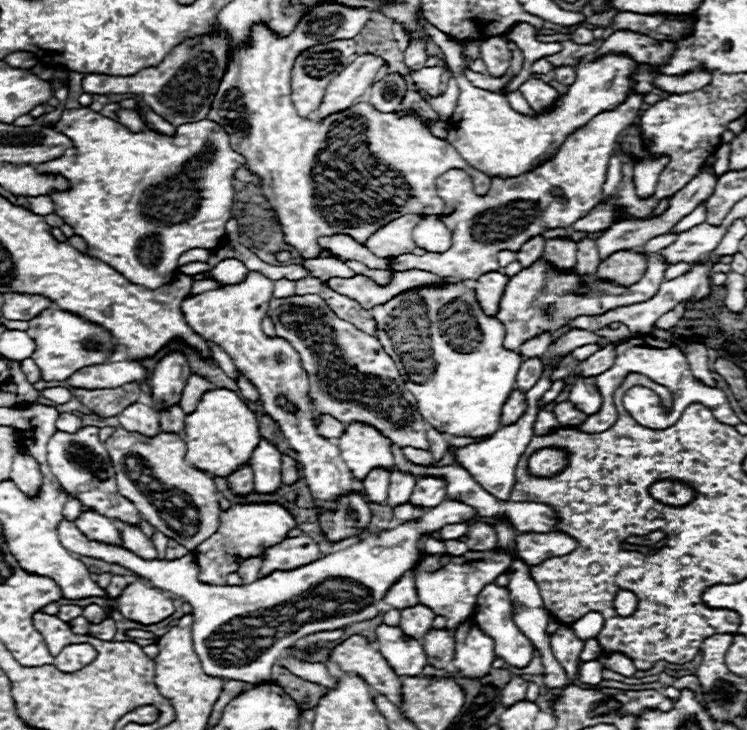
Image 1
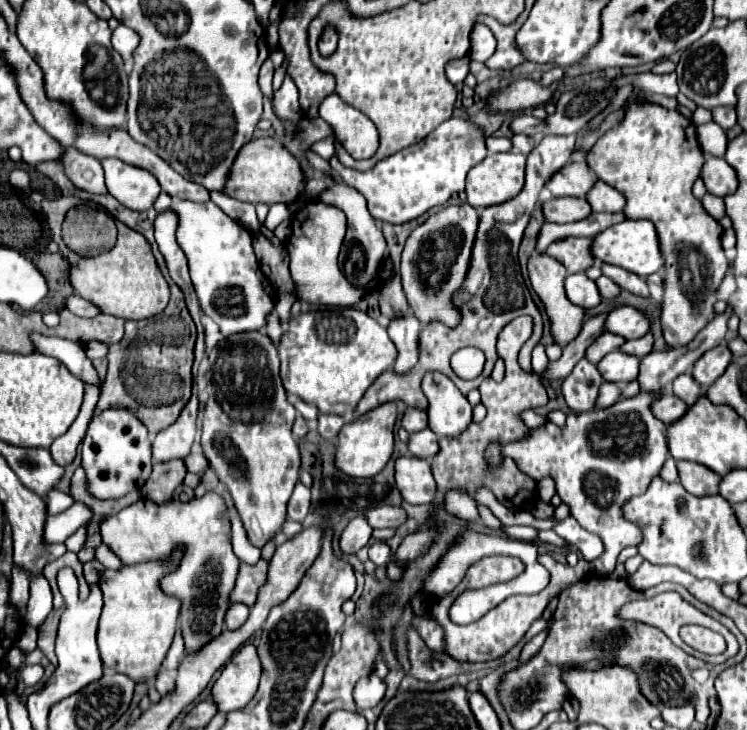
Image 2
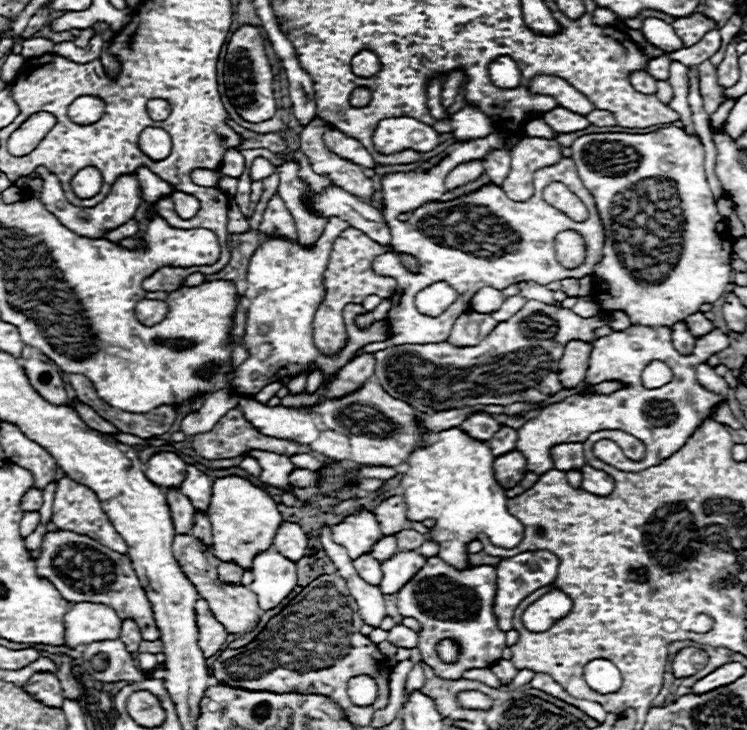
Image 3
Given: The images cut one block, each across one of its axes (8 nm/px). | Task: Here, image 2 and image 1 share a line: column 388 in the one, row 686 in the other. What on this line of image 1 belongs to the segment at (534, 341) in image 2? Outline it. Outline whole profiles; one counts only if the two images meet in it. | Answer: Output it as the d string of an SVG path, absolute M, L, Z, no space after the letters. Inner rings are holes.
M354 634L348 640L336 644L330 650L330 662L336 662L340 666L340 670L348 672L348 674L356 674L360 676L366 684L372 686L372 690L376 690L378 694L386 696L392 704L400 704L402 702L402 680L394 674L394 670L388 666L388 662L382 658L382 654L368 642L366 636Z

